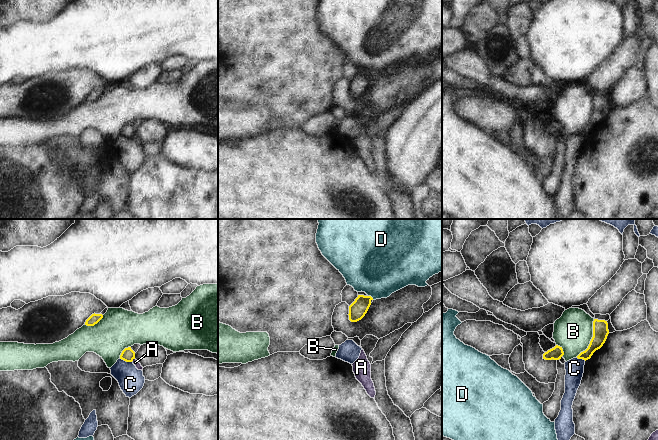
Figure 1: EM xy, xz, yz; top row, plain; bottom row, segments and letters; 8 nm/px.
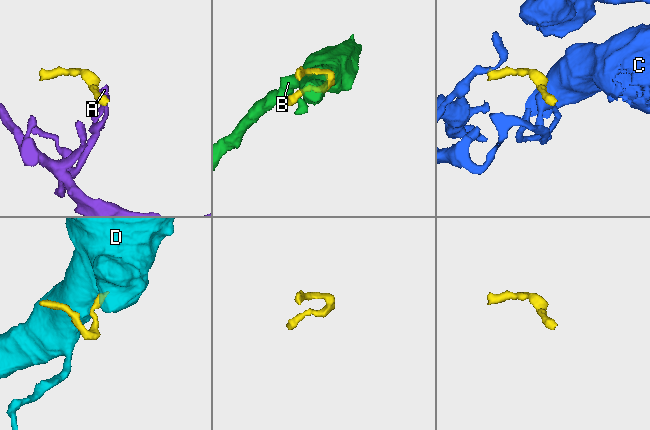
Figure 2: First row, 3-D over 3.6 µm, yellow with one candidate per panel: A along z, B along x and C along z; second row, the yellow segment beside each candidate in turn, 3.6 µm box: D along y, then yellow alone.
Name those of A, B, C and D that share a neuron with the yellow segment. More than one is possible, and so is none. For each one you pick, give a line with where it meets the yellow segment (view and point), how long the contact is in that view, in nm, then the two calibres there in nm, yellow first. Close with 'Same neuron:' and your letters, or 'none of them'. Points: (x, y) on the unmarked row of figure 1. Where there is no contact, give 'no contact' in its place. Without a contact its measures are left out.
Same neuron: none of them

